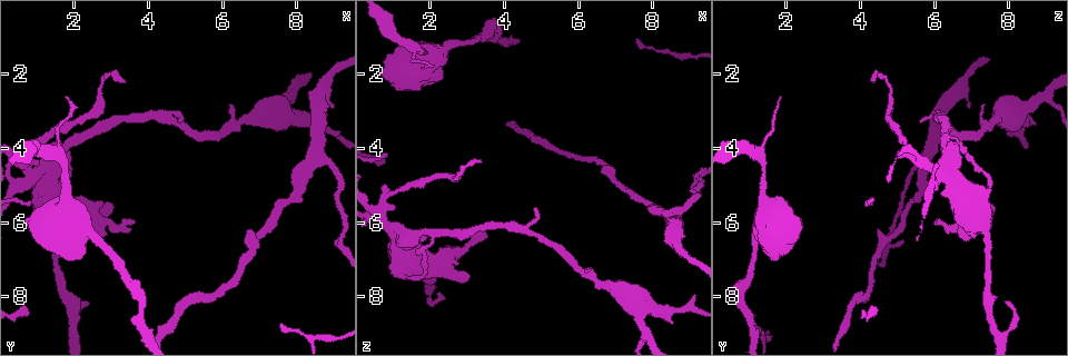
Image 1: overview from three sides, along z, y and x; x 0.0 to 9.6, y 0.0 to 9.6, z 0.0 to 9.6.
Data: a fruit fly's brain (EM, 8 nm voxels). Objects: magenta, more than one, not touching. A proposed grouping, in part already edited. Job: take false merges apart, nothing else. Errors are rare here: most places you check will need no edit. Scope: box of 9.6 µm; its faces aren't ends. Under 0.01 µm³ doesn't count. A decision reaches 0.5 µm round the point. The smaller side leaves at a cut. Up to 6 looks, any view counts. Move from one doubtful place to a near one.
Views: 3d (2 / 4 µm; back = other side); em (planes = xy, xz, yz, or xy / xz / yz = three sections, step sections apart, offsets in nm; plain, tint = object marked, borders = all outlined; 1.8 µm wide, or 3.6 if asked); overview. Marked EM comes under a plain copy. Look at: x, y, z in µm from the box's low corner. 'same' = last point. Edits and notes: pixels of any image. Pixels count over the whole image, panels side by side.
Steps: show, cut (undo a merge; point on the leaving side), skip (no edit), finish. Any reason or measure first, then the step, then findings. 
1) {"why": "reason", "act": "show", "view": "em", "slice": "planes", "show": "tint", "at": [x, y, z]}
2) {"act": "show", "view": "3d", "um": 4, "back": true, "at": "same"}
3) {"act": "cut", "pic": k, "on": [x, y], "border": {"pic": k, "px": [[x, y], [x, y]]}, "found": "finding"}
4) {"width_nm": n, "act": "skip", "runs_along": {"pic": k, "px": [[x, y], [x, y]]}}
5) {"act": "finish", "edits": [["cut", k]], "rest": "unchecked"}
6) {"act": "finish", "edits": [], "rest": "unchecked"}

{"act": "show", "view": "3d", "um": 4, "at": [8.50, 9.05, 1.45]}

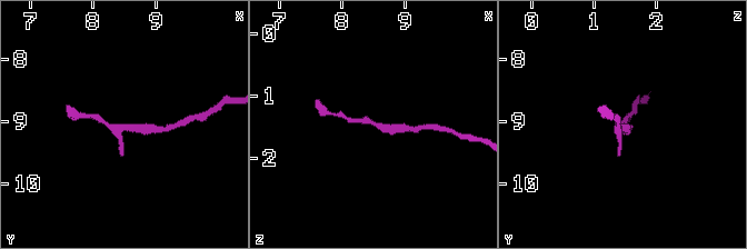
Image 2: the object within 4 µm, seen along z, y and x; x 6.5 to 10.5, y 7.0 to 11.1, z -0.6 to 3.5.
{"act": "show", "view": "em", "slice": "xz", "step": 8, "show": "tint", "at": [8.50, 9.10, 1.45]}

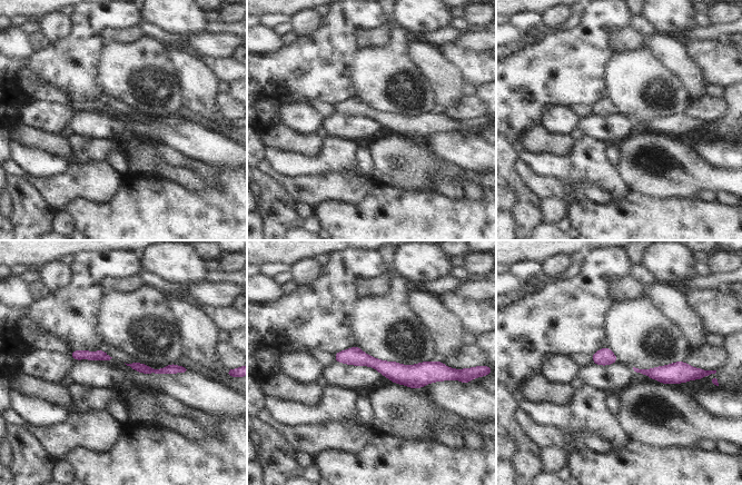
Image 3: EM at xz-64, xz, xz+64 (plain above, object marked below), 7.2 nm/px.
{"act": "show", "view": "em", "slice": "planes", "show": "tint", "at": "same"}

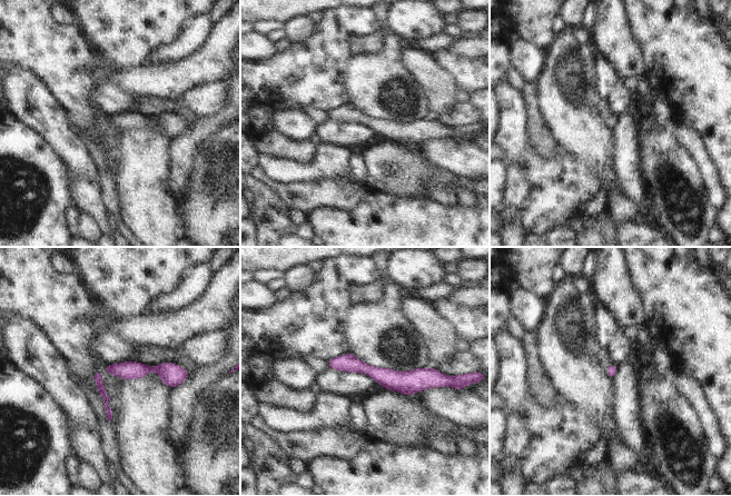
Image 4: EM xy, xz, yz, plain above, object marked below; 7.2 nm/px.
{"width_nm": 80, "act": "skip", "runs_along": {"pic": 4, "px": [[329, 363], [432, 377]]}, "found": "one neuron here"}

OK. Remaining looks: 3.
{"why": "a narrow waist", "act": "show", "view": "em", "slice": "xz", "step": 4, "show": "tint", "at": [1.60, 4.15, 1.30]}

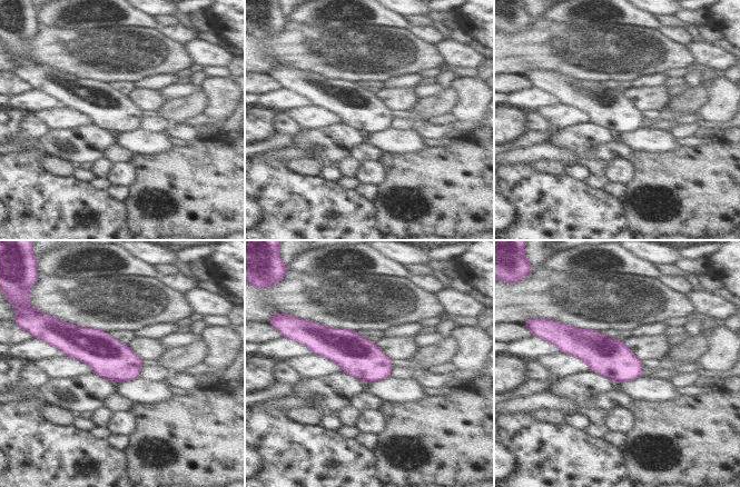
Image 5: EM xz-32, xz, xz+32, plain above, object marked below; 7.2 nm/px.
{"act": "show", "view": "em", "slice": "planes", "show": "tint", "at": "same"}

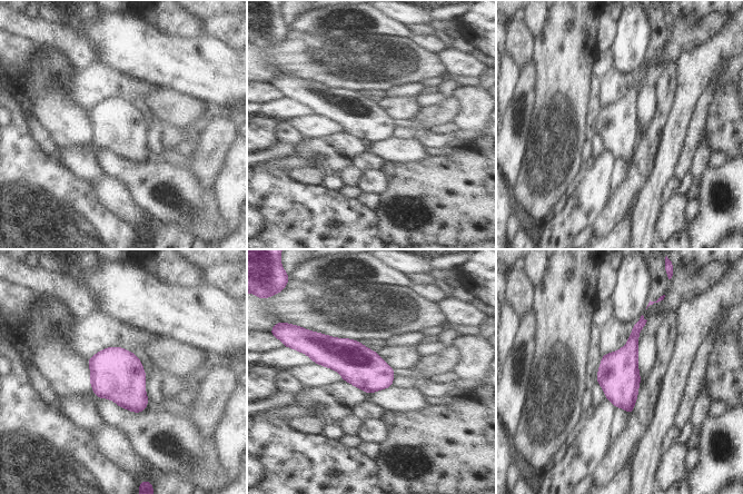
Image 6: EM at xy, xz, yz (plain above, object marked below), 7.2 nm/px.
{"width_nm": 280, "act": "skip", "found": "all the same neuron"}

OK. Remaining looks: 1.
{"act": "finish", "edits": [], "rest": "unchecked"}

